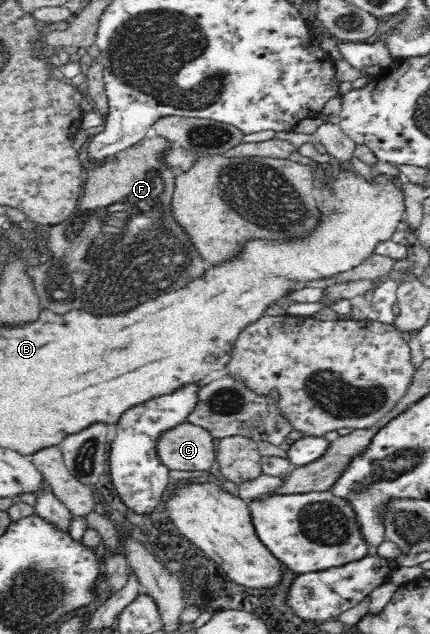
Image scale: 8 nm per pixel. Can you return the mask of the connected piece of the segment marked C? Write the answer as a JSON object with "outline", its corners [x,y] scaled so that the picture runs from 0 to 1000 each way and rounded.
{"outline":[[[423,666],[365,694],[377,733],[409,743],[491,743],[505,727],[502,692],[484,678]]]}

